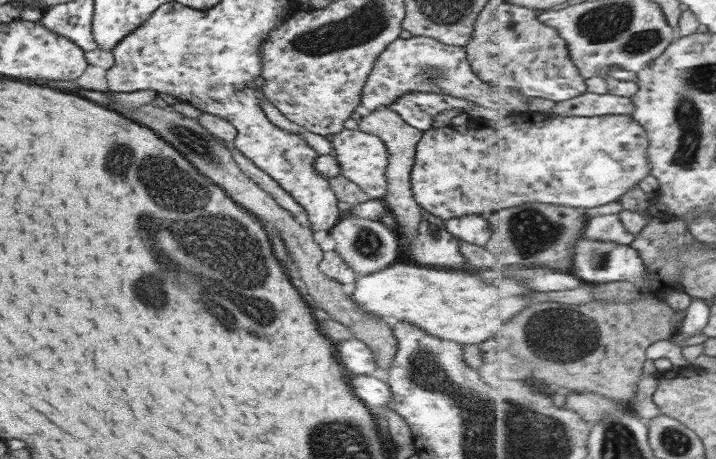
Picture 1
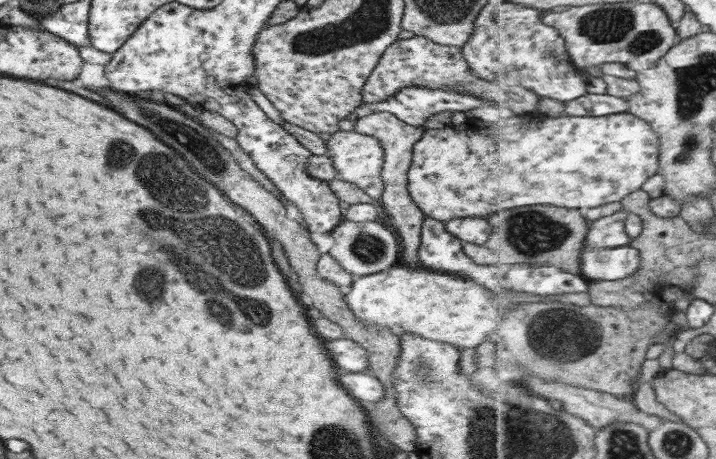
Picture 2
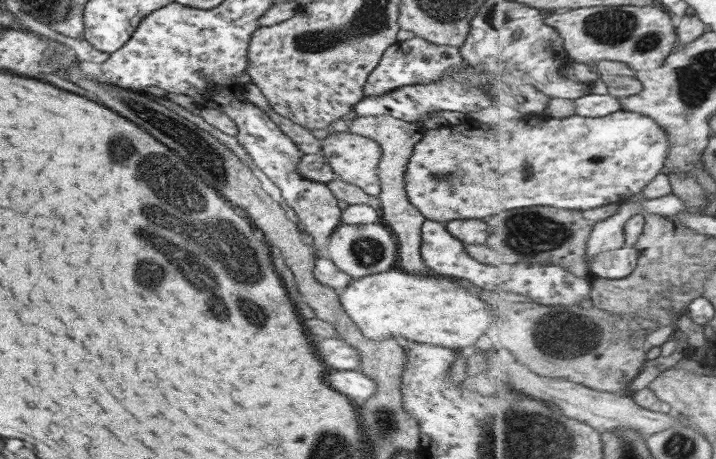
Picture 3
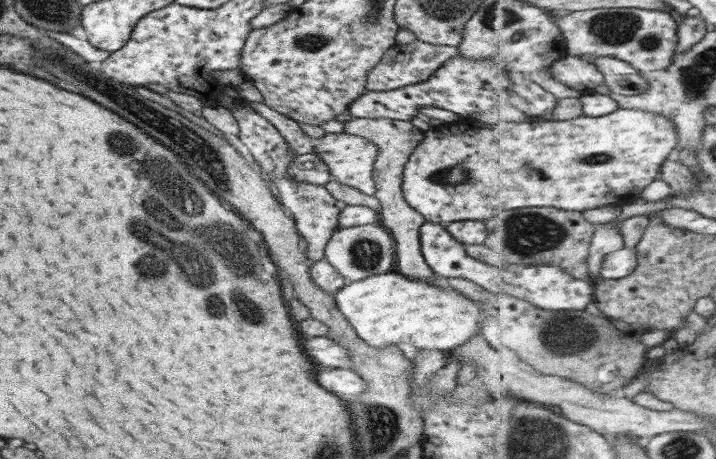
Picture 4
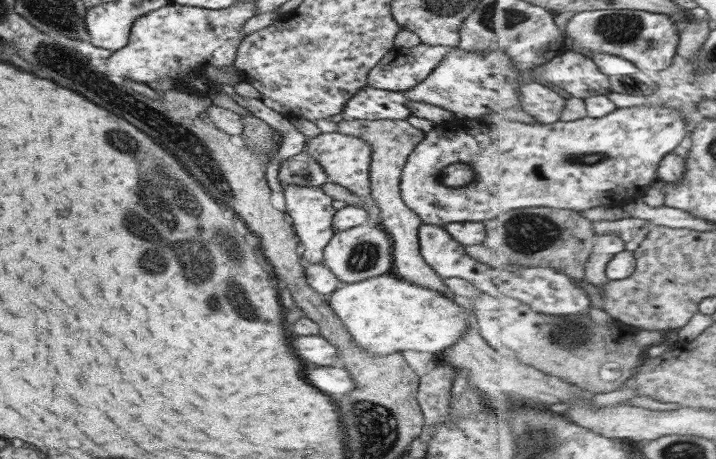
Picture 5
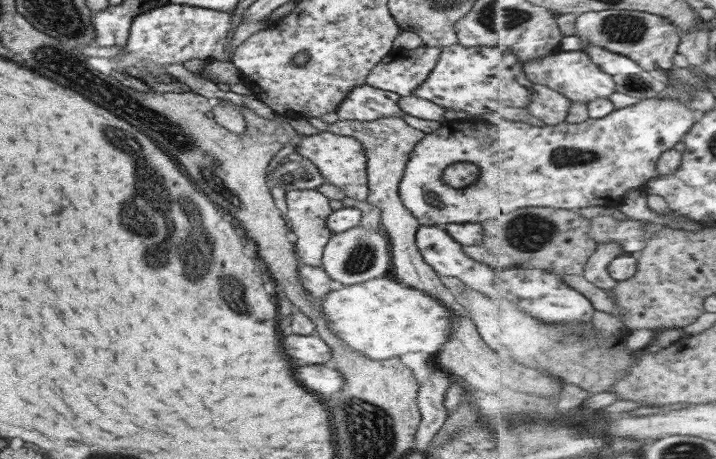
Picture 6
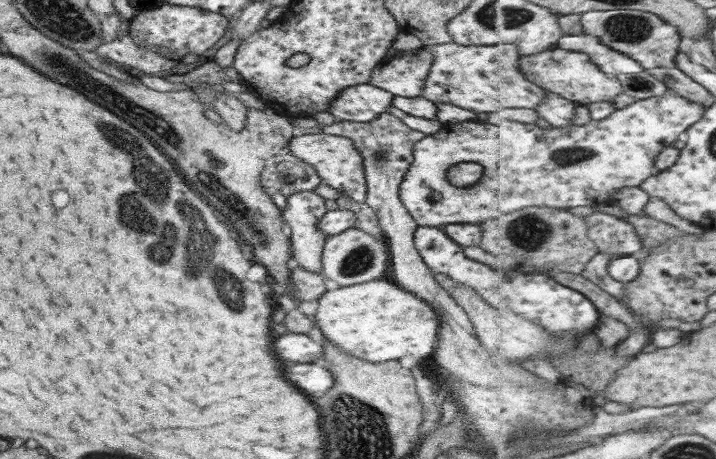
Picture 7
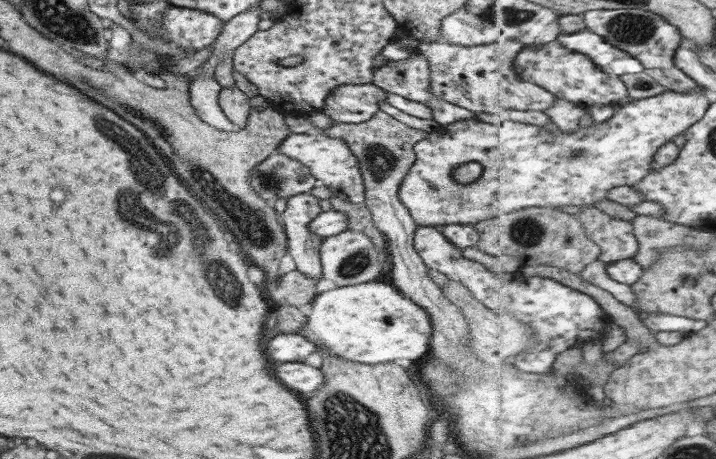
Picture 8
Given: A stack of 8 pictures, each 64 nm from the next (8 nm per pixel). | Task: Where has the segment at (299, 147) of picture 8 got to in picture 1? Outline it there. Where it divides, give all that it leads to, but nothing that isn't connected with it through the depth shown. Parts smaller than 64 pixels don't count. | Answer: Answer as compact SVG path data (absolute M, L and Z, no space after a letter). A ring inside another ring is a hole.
M344 130L333 135L332 155L340 163L340 174L356 183L371 199L383 199L388 190L386 181L386 166L388 166L388 151L386 145L376 135L360 130Z

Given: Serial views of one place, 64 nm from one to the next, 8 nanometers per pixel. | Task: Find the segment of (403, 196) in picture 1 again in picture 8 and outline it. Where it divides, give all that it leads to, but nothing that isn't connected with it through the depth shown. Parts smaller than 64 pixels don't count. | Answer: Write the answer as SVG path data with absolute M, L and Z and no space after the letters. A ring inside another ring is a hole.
M381 110L376 112L372 118L356 125L335 122L333 126L324 130L323 134L346 141L352 153L358 157L360 174L363 178L364 188L366 188L366 205L372 213L374 224L388 240L392 284L404 296L428 311L432 323L432 338L430 338L432 354L444 366L450 366L454 370L465 370L467 366L475 362L475 355L470 356L474 352L470 348L471 342L468 338L470 333L468 321L464 320L460 308L448 300L445 289L428 276L429 268L424 264L413 245L414 234L419 225L416 224L399 198L401 182L406 173L411 170L415 159L413 146L427 138L429 134L414 130Z

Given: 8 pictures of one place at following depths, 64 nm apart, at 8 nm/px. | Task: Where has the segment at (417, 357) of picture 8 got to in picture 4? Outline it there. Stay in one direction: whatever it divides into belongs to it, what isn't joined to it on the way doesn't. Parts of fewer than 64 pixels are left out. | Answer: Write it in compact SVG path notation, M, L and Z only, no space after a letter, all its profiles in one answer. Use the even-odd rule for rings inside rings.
M395 270L369 276L362 280L349 281L334 294L334 301L361 340L377 349L384 349L392 344L396 345L412 364L416 361L416 354L420 350L450 352L452 348L462 346L464 342L468 342L472 336L478 334L478 330L484 322L482 310L478 308L478 304L474 300L462 296L460 292L456 294L454 290L446 290L442 286L438 288L438 285L434 285L434 283L414 280Z

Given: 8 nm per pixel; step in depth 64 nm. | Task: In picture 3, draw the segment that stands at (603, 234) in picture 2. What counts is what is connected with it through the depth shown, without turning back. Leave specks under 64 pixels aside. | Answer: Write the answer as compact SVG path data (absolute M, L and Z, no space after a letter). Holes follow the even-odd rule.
M674 193L656 200L648 199L635 203L624 202L616 215L594 224L595 232L591 236L589 261L594 261L596 255L600 253L627 246L626 224L632 217L643 213L657 213L658 215L672 217L685 211L684 200Z

